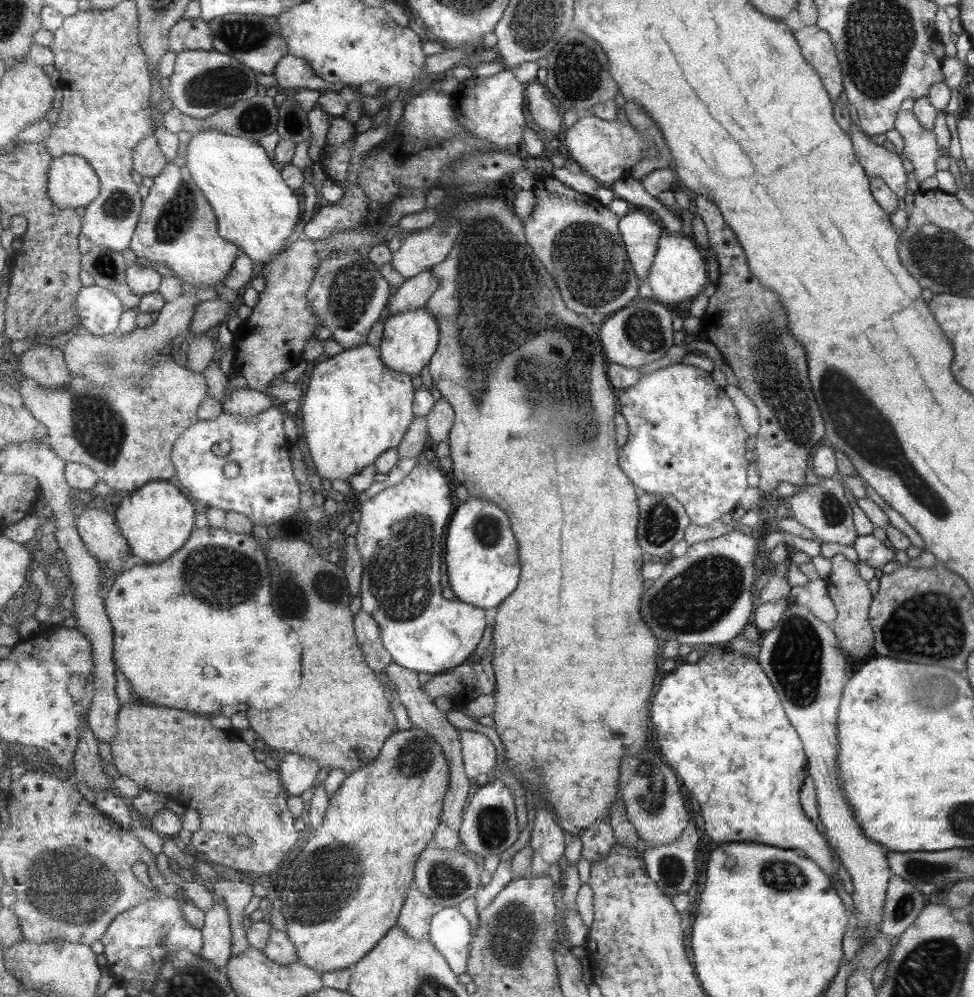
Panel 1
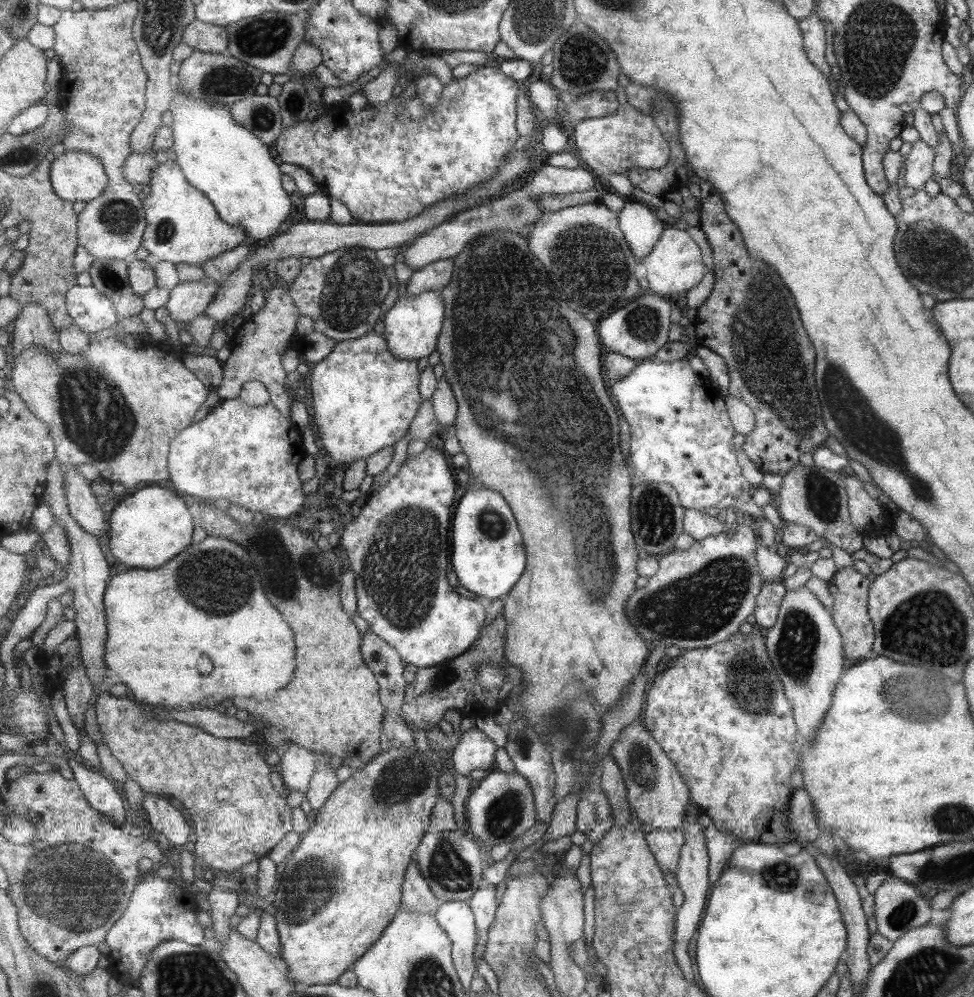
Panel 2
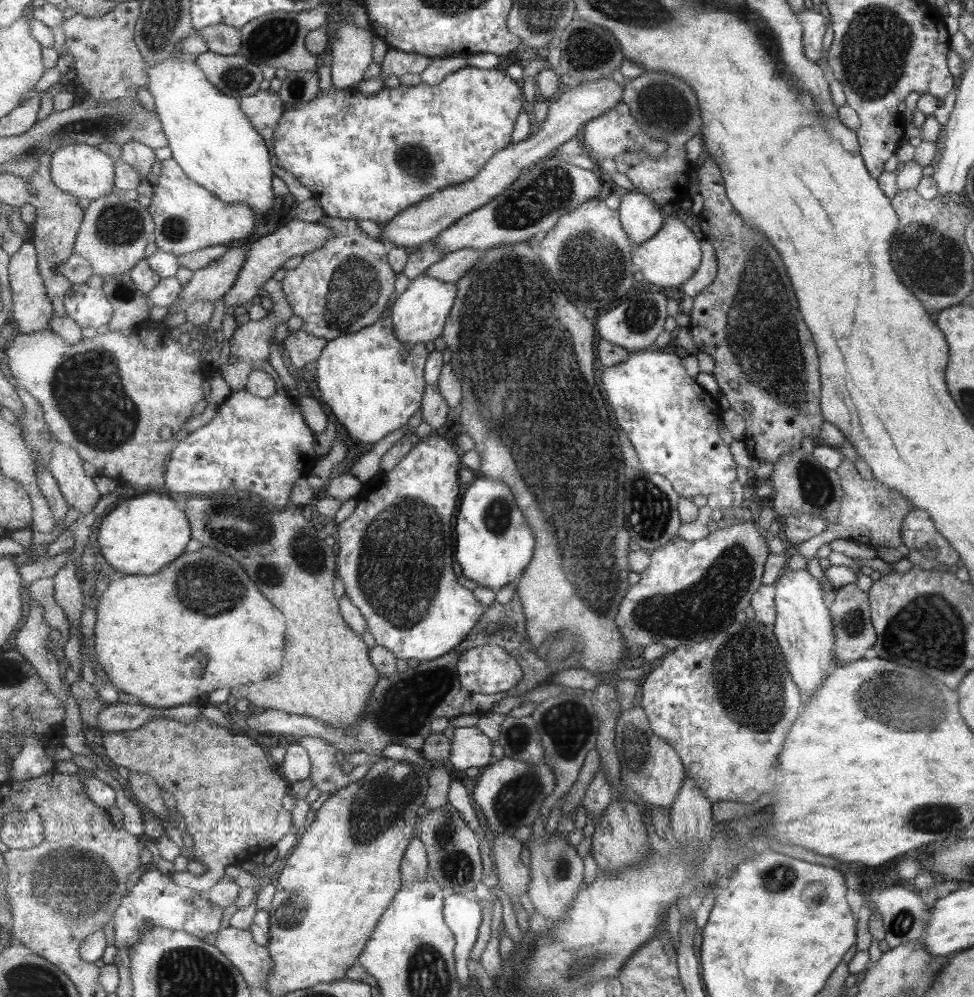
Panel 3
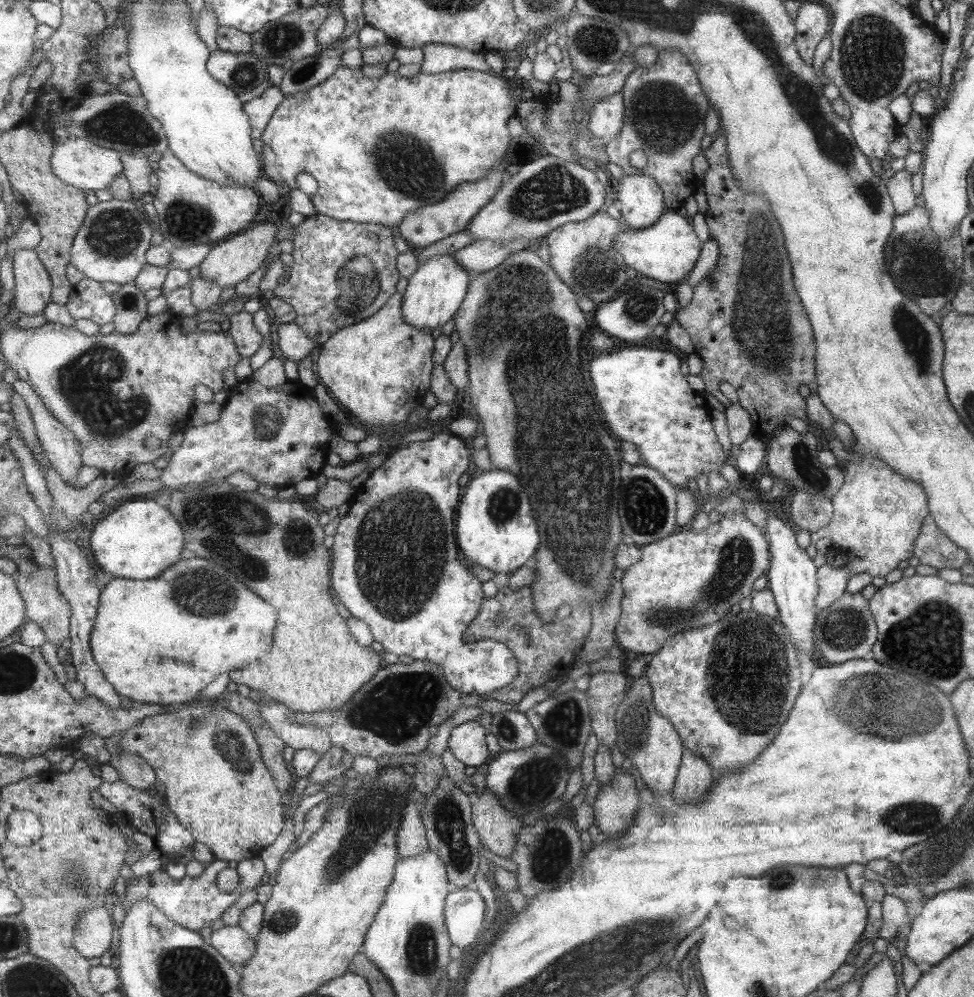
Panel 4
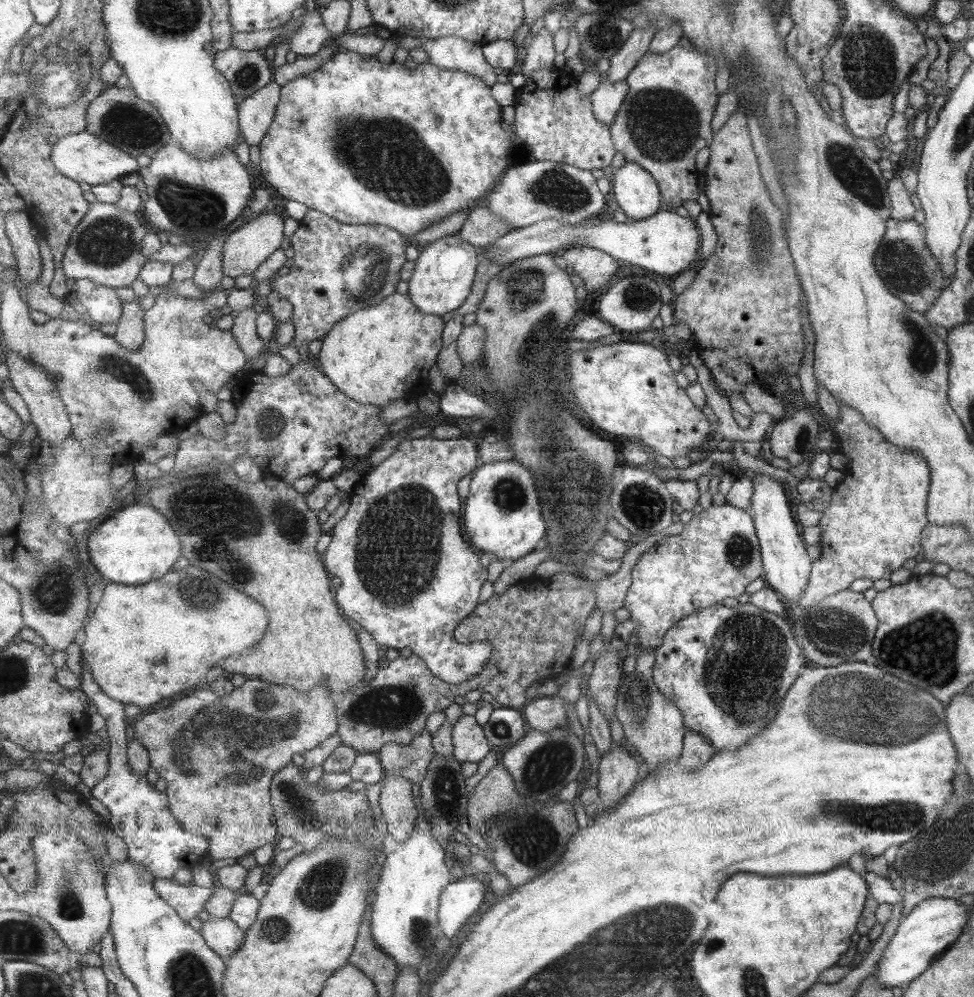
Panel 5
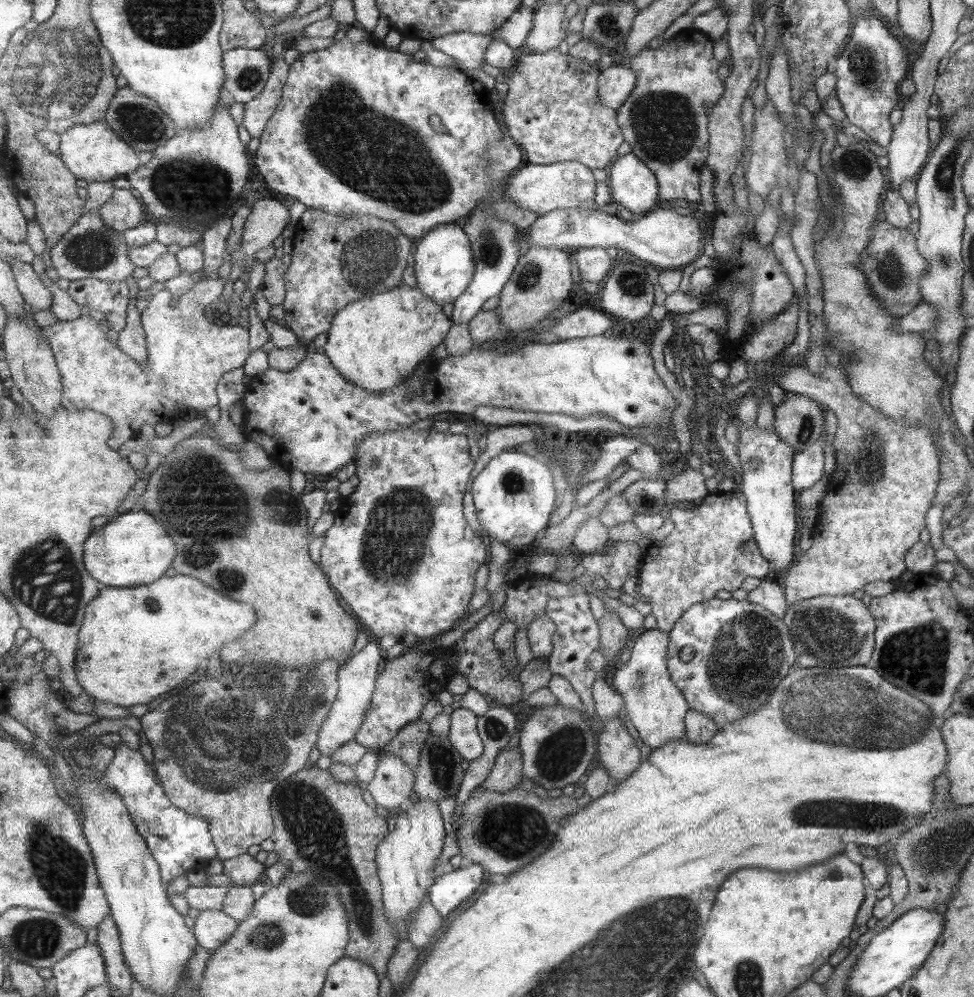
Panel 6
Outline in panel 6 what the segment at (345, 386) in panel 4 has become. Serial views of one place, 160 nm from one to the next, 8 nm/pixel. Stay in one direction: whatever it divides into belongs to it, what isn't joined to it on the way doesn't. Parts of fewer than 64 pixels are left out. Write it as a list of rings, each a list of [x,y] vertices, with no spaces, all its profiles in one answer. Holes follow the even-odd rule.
[[[404,284],[391,292],[367,296],[352,302],[340,311],[328,332],[327,343],[321,351],[332,360],[336,369],[345,376],[347,381],[361,386],[369,393],[383,393],[405,384],[405,381],[415,372],[415,368],[432,357],[437,346],[446,341],[453,324],[451,318],[443,314],[441,304],[425,296],[419,288]]]

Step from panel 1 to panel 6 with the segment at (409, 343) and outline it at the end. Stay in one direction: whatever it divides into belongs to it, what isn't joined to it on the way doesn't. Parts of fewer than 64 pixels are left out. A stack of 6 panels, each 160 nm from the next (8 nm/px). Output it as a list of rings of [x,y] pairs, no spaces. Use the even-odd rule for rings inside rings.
[[[461,223],[441,224],[420,239],[414,254],[415,270],[421,292],[437,304],[455,304],[473,283],[476,272],[476,257],[472,241]]]

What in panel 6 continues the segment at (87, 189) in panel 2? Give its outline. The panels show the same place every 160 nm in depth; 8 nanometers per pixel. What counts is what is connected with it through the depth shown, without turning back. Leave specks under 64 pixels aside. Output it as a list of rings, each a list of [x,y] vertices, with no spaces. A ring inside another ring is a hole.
[[[104,120],[90,125],[72,126],[67,132],[60,135],[59,152],[67,168],[78,179],[87,183],[127,177],[141,166],[136,149],[122,136],[118,136],[112,128],[109,128]]]

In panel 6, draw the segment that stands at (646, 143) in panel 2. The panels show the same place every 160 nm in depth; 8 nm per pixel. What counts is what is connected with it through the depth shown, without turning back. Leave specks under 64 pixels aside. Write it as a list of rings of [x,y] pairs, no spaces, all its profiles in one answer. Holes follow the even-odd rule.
[[[612,65],[597,78],[597,95],[609,108],[618,109],[636,86],[636,73],[631,68]]]

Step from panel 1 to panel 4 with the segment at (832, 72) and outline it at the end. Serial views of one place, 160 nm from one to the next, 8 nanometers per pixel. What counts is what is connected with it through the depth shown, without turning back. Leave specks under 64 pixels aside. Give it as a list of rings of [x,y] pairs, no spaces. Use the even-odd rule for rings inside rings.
[[[805,1],[801,2],[796,12],[796,49],[804,59],[805,64],[811,66],[811,59],[819,40],[825,36],[829,26],[829,12],[822,4]]]

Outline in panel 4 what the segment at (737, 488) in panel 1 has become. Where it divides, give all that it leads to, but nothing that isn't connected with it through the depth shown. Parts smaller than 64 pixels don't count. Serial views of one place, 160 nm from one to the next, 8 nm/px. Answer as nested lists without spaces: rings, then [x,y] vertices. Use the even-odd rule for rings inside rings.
[[[647,347],[623,348],[619,352],[610,352],[593,360],[591,376],[595,396],[605,412],[605,422],[611,432],[621,441],[632,442],[638,448],[642,463],[662,474],[674,487],[687,488],[686,484],[697,474],[717,473],[727,461],[717,438],[711,430],[709,412],[705,408],[703,422],[703,400],[689,388],[685,376],[679,372],[679,358],[667,351],[647,350]]]

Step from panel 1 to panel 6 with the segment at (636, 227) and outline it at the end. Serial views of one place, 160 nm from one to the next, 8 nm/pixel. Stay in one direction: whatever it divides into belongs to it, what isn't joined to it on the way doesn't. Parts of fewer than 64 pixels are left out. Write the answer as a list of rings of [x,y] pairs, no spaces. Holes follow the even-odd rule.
[[[631,153],[619,156],[606,171],[606,184],[618,208],[627,208],[637,217],[655,206],[656,177],[639,157]]]

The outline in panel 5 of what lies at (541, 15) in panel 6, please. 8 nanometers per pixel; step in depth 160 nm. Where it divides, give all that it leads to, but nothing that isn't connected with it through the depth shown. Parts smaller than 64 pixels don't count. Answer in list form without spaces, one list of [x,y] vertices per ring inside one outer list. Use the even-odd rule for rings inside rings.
[[[543,27],[532,39],[521,72],[525,77],[532,76],[540,68],[551,68],[555,64],[557,52],[553,46],[553,36],[553,33]]]

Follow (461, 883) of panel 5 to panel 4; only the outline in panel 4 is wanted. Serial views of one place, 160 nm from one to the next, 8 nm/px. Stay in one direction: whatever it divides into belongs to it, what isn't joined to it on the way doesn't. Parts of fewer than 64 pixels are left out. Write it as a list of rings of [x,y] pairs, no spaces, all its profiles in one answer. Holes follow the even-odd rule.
[[[451,888],[446,900],[446,923],[452,943],[463,951],[479,940],[485,924],[485,900],[477,889]]]

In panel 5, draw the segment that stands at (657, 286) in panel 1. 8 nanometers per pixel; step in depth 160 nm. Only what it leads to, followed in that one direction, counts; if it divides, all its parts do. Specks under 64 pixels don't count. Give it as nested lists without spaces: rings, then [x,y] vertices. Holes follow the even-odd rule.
[[[663,208],[661,212],[643,220],[628,220],[624,223],[617,223],[613,219],[604,217],[592,217],[582,222],[582,224],[565,224],[560,220],[544,220],[537,222],[525,228],[513,229],[505,236],[502,236],[487,251],[489,262],[496,265],[515,263],[517,260],[532,258],[533,256],[560,254],[561,251],[571,248],[571,246],[591,246],[591,248],[601,249],[601,252],[609,254],[613,260],[620,260],[622,264],[638,266],[643,270],[652,272],[653,274],[675,278],[675,274],[683,273],[685,268],[689,268],[689,264],[697,257],[697,248],[699,248],[699,234],[691,222],[691,218],[681,218],[670,209]]]

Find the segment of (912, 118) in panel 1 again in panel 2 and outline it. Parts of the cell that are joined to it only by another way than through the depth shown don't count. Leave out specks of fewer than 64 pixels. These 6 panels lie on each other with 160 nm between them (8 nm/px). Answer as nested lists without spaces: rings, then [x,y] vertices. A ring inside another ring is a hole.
[[[921,139],[912,142],[910,153],[903,157],[906,171],[901,184],[915,190],[922,188],[931,179],[934,158],[935,146],[925,144]]]

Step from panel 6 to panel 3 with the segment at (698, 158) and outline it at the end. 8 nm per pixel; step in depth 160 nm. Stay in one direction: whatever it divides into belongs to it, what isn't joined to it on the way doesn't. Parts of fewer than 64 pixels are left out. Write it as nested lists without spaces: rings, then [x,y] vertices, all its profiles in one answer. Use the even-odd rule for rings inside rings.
[[[643,72],[637,78],[624,82],[621,102],[628,105],[641,130],[652,139],[666,144],[666,151],[658,158],[650,158],[646,152],[624,152],[613,160],[619,174],[625,174],[639,192],[643,192],[651,201],[662,205],[685,196],[687,184],[687,164],[685,164],[685,142],[700,132],[702,120],[699,120],[697,100],[689,86],[681,82],[680,77],[667,72]]]

